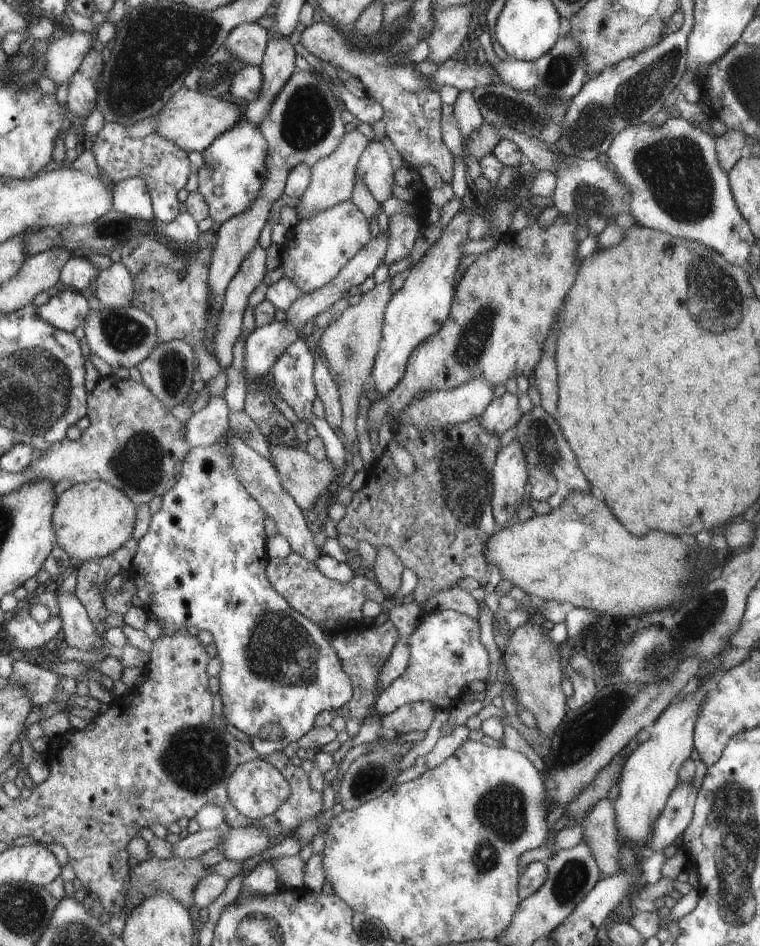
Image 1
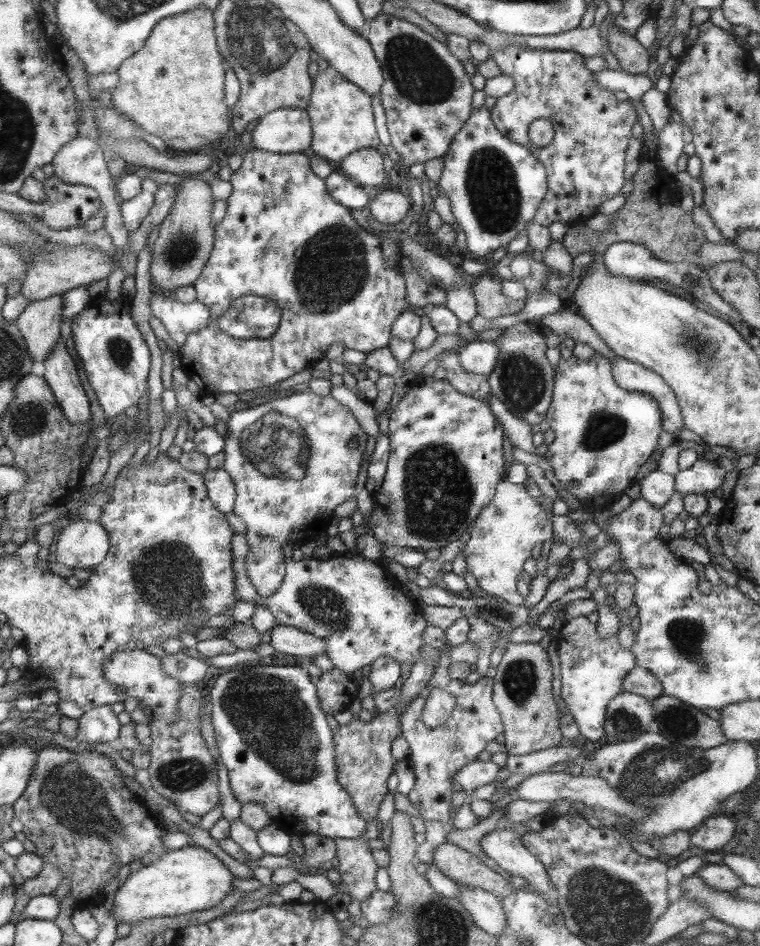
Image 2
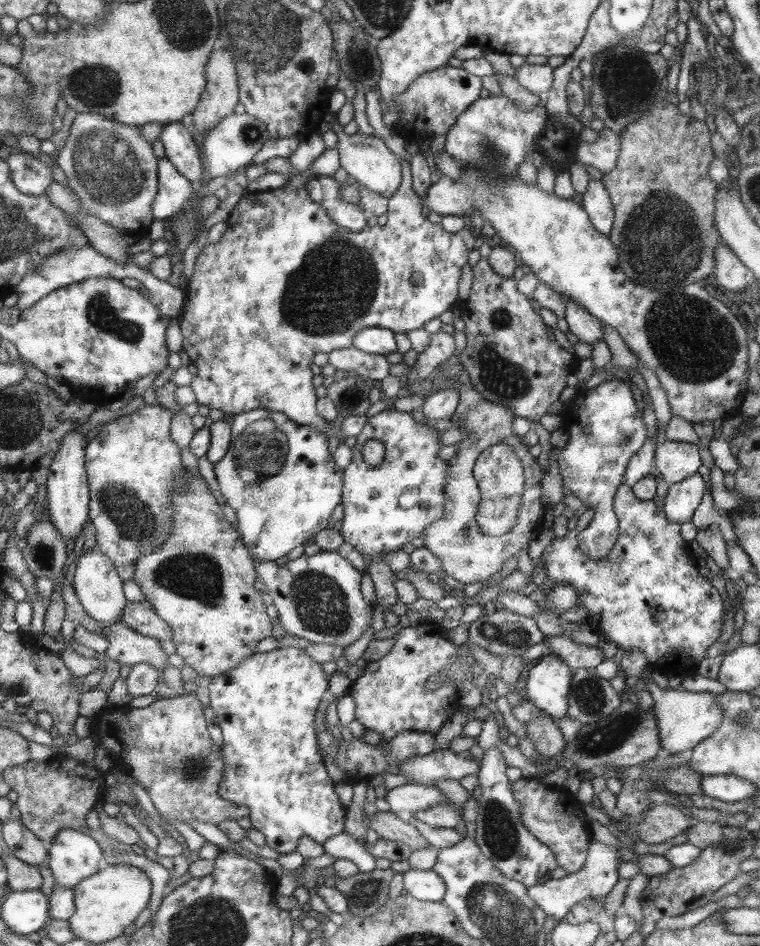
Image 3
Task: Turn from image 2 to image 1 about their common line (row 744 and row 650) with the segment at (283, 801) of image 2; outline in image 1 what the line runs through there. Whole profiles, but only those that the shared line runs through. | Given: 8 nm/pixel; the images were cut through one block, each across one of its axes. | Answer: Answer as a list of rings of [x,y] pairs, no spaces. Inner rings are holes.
[[[218,442],[211,447],[192,449],[188,453],[187,459],[184,460],[180,476],[174,487],[171,488],[163,497],[163,505],[160,511],[151,516],[150,527],[147,534],[139,539],[136,554],[132,559],[132,564],[128,570],[129,579],[136,586],[136,594],[144,603],[143,609],[150,619],[156,619],[162,624],[162,635],[171,635],[180,629],[187,629],[190,626],[197,626],[199,630],[208,630],[214,636],[214,642],[217,648],[217,655],[221,660],[221,671],[219,672],[219,694],[223,702],[223,715],[228,724],[232,724],[238,730],[244,732],[251,738],[253,747],[260,755],[272,754],[276,751],[283,751],[290,742],[302,738],[312,727],[315,726],[315,718],[322,711],[337,709],[346,704],[354,694],[354,686],[351,684],[351,677],[344,672],[342,661],[339,659],[337,652],[332,650],[328,640],[324,640],[322,630],[316,624],[308,624],[307,616],[300,616],[301,612],[296,609],[292,610],[291,604],[284,598],[274,587],[271,581],[266,578],[269,556],[266,554],[266,542],[264,542],[264,511],[258,501],[250,496],[246,487],[238,480],[235,470],[231,465],[231,458]],[[264,724],[280,724],[284,728],[284,736],[276,742],[262,740],[260,728]]]

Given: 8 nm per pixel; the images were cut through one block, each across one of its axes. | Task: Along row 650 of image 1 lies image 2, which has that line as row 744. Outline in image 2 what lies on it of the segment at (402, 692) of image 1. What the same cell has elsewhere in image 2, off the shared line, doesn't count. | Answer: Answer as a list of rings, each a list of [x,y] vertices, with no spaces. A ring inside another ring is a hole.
[[[444,646],[440,650],[439,666],[435,668],[428,686],[422,689],[413,701],[407,702],[407,707],[403,708],[402,717],[399,722],[402,723],[402,736],[408,741],[410,752],[408,759],[410,761],[412,770],[414,771],[416,780],[412,790],[407,794],[410,804],[418,810],[423,820],[441,820],[448,822],[450,820],[450,800],[452,800],[452,776],[454,776],[464,765],[477,760],[478,754],[482,750],[486,750],[486,744],[496,740],[496,736],[503,734],[505,727],[503,726],[502,715],[499,713],[498,707],[495,705],[493,698],[493,679],[490,677],[483,677],[475,685],[468,685],[468,682],[460,679],[452,679],[448,675],[448,666],[451,664],[450,653],[453,650],[451,646]],[[433,688],[441,688],[452,693],[456,699],[456,706],[452,711],[451,717],[438,728],[428,728],[421,719],[422,711],[428,698],[428,694]]]

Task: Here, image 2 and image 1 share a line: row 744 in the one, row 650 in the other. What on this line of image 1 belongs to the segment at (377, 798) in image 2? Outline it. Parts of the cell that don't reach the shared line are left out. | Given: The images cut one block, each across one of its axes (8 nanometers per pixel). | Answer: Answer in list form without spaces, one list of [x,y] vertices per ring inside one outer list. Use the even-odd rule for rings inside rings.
[[[388,619],[380,626],[371,625],[369,628],[362,628],[358,633],[348,625],[342,631],[335,630],[331,634],[331,643],[335,645],[339,659],[342,661],[344,672],[348,673],[348,676],[351,677],[354,694],[342,707],[330,711],[322,711],[318,714],[315,718],[315,726],[323,727],[330,725],[330,722],[337,716],[344,718],[352,717],[363,724],[365,718],[370,716],[370,711],[375,708],[375,702],[379,696],[379,690],[377,689],[379,680],[377,678],[379,677],[380,669],[386,664],[388,658],[390,658],[390,653],[395,648],[395,644],[400,640],[399,629]]]

